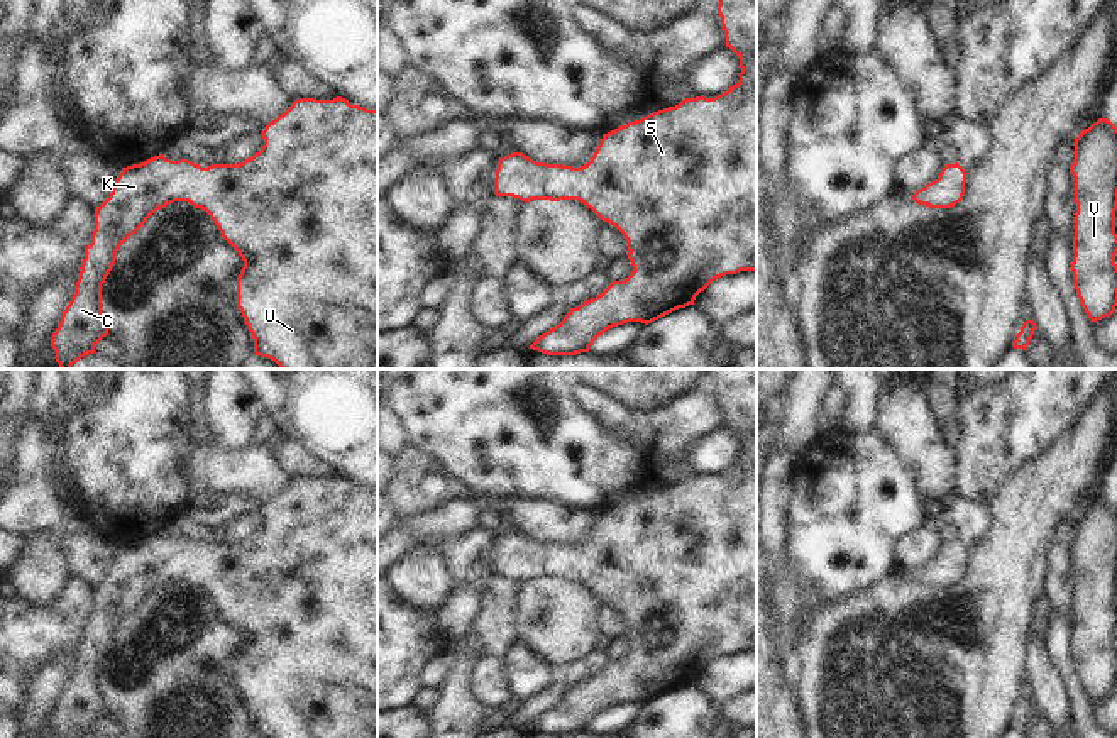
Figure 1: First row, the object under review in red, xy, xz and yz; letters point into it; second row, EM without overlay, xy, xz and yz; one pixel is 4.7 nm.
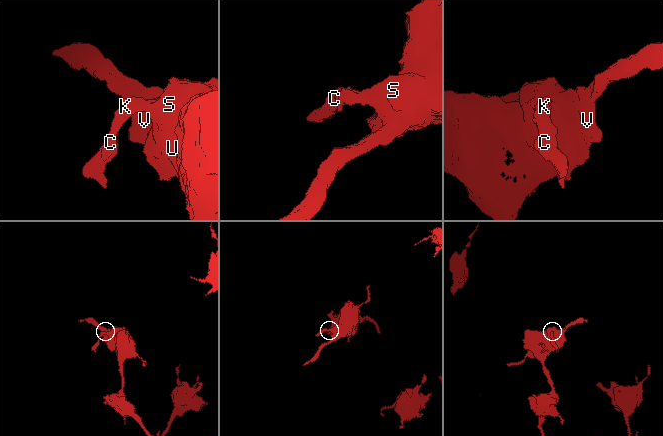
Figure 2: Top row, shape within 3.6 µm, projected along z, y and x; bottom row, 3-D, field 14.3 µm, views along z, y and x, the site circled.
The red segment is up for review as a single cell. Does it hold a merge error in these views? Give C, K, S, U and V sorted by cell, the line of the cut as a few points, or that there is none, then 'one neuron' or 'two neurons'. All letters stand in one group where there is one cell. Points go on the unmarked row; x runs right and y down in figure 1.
groups C K S U V; cut none; one neuron

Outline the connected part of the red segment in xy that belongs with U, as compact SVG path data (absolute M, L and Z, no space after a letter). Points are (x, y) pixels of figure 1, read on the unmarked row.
M300 477L291 486L269 501L262 509L264 525L252 537L239 543L212 543L201 547L188 538L171 540L162 533L140 543L122 547L110 576L95 587L95 609L91 623L85 626L80 657L74 674L61 694L61 701L51 716L56 738L81 738L95 733L96 723L108 714L108 704L102 694L102 664L115 643L118 626L134 614L147 598L174 581L188 581L195 587L205 589L218 606L222 616L239 631L244 647L237 657L237 687L254 718L254 733L267 738L377 738L377 489L350 484L349 479Z

